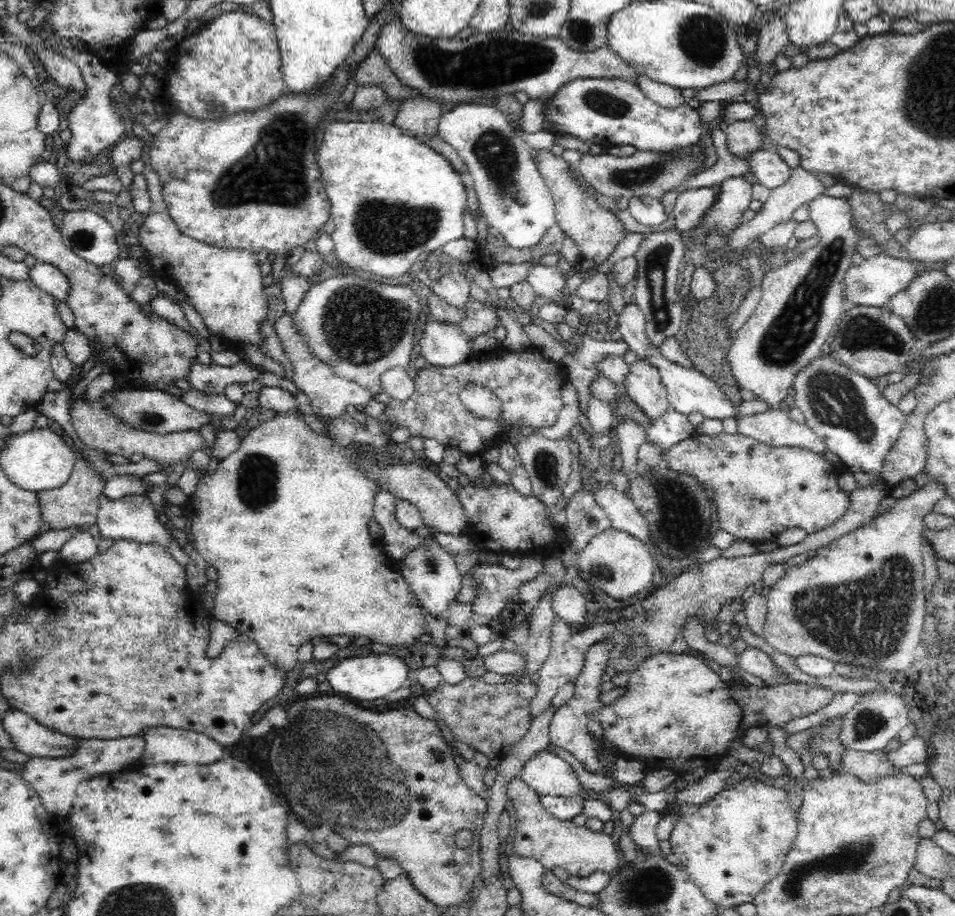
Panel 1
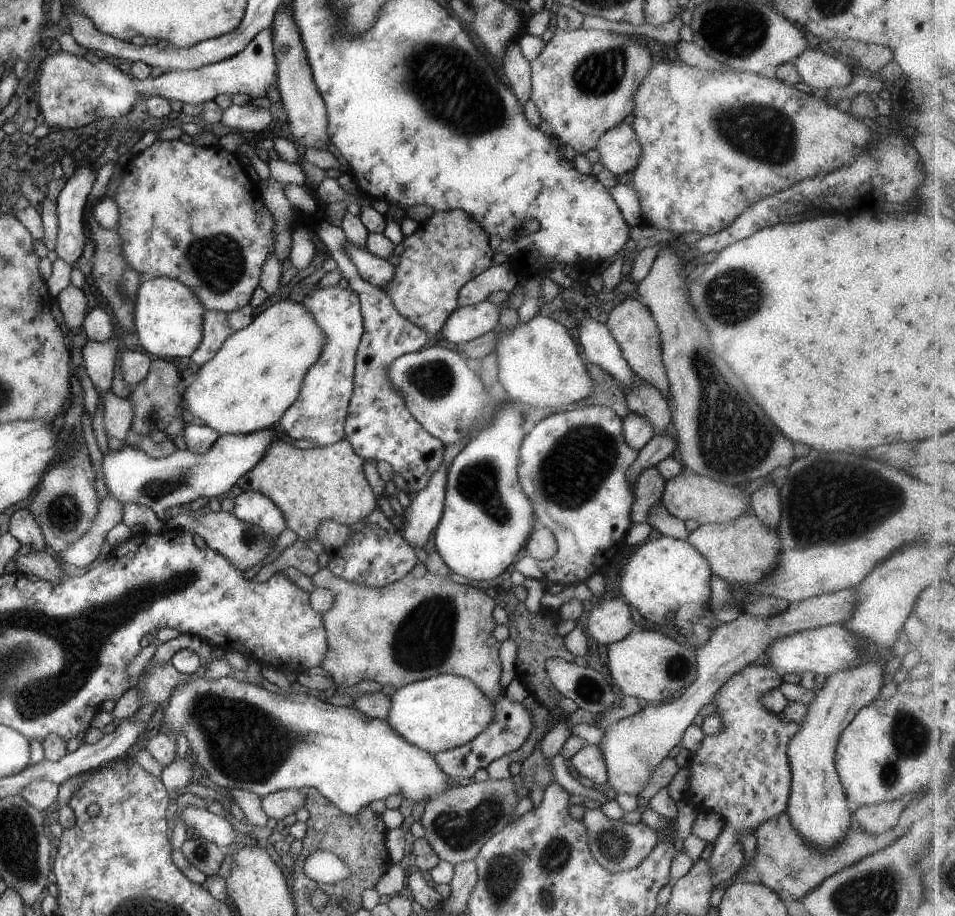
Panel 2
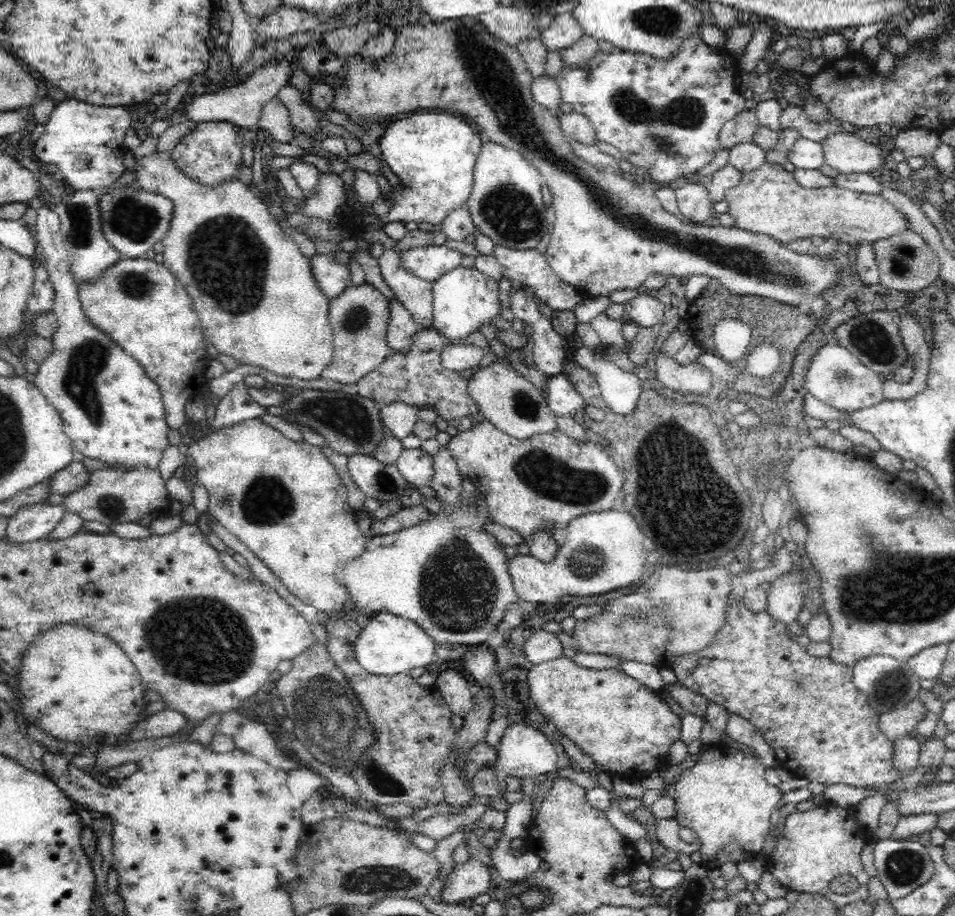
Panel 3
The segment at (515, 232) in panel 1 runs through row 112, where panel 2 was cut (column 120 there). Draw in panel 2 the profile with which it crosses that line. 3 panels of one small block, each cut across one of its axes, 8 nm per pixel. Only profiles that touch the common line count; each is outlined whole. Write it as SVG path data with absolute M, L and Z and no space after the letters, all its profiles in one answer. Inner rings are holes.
M274 428L261 429L249 434L225 433L219 435L209 450L203 454L193 453L188 449L177 449L169 456L155 458L138 449L133 439L129 438L129 441L123 440L121 447L107 448L102 453L102 480L108 493L118 503L134 502L149 506L155 516L165 524L163 514L167 508L187 504L199 497L215 497L229 490L242 474L251 470L261 460L266 448L274 439L290 445L294 441Z

